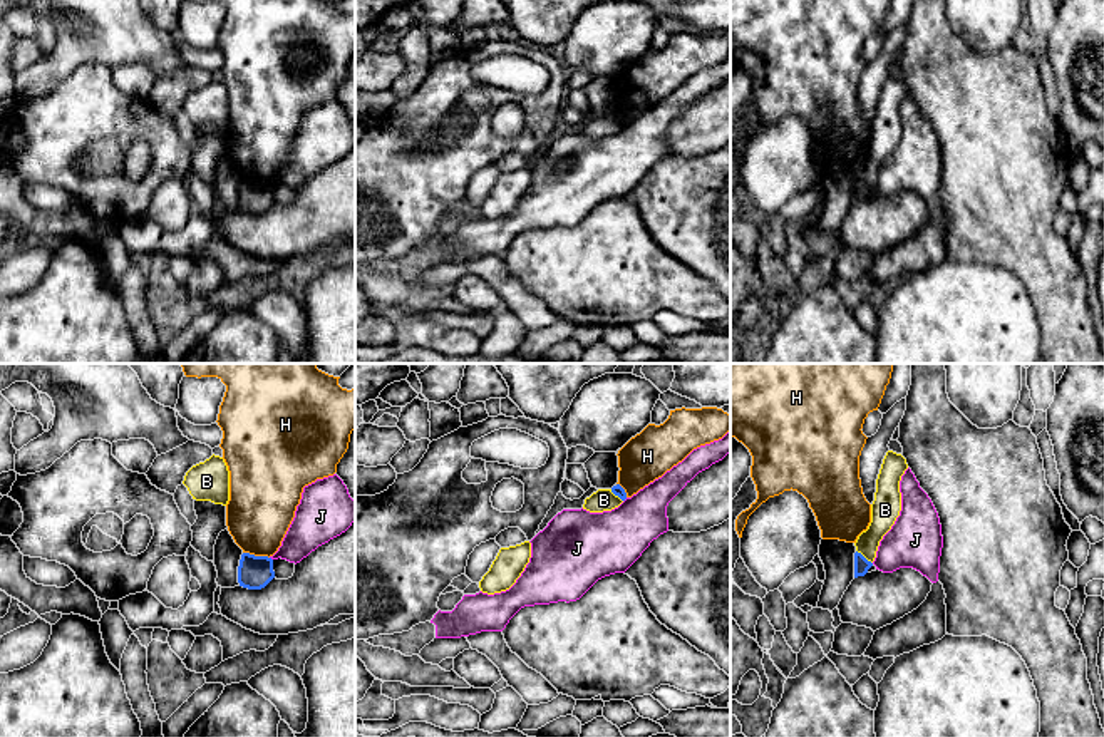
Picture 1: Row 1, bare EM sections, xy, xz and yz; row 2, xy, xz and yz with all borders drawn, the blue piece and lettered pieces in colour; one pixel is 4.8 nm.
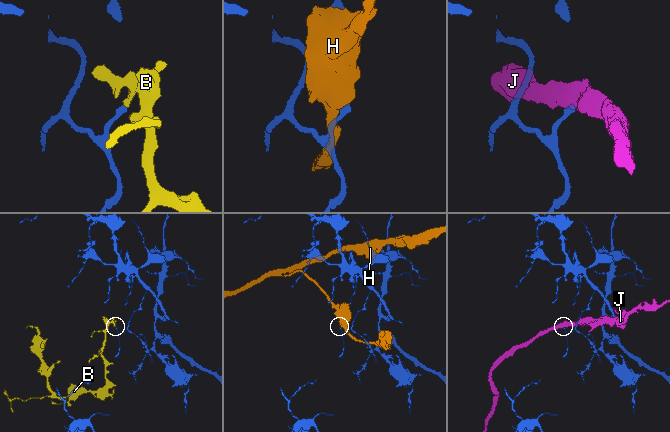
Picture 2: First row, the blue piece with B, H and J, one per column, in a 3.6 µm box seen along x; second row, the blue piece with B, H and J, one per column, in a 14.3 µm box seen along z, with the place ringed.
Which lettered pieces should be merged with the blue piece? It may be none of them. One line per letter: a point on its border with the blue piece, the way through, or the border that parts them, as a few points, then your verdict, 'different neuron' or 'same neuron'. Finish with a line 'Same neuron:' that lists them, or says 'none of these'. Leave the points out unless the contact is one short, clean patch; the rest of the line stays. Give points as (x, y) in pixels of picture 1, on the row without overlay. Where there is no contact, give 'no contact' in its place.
B: yz (863, 181) | along yz (856, 175), (871, 188) | different neuron
H: xy (257, 181) | different neuron
J: no contact | different neuron
Same neuron: none of these

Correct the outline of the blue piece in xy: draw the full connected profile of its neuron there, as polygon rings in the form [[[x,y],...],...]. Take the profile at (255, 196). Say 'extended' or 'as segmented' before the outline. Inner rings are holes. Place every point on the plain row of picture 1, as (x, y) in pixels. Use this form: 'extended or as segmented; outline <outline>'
as segmented; outline [[[243,178],[238,191],[238,208],[248,214],[261,214],[275,203],[273,184]]]

